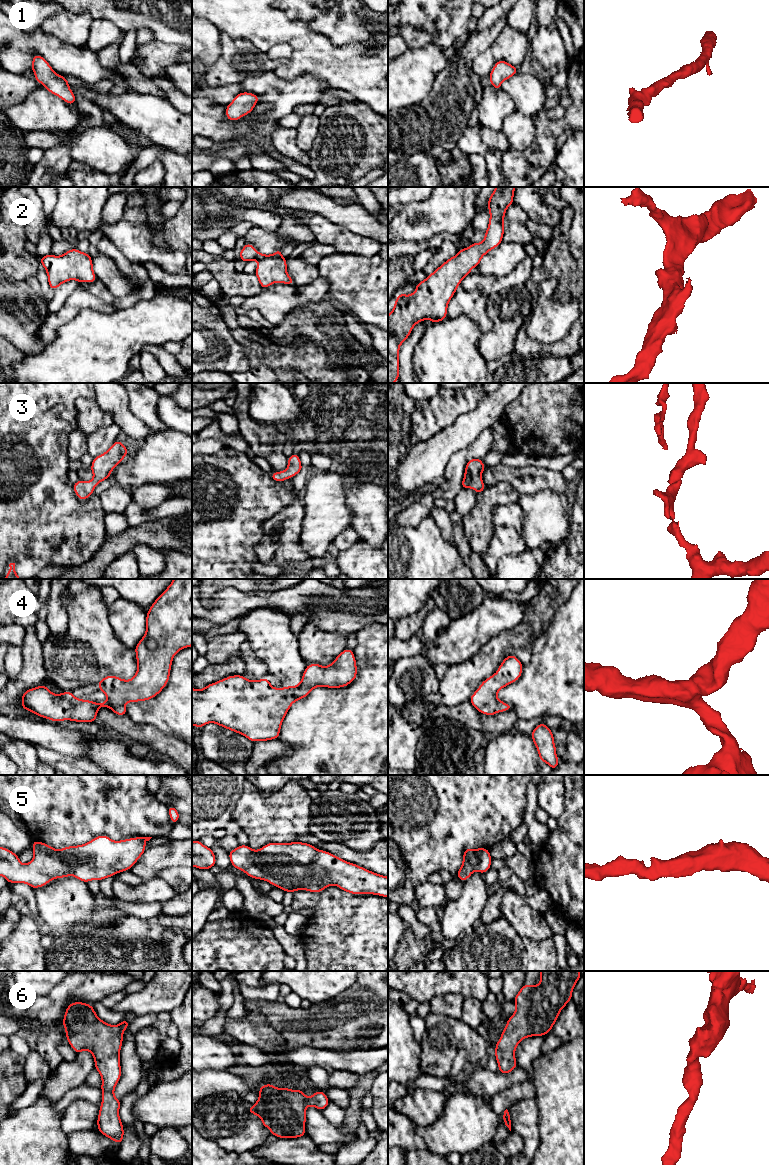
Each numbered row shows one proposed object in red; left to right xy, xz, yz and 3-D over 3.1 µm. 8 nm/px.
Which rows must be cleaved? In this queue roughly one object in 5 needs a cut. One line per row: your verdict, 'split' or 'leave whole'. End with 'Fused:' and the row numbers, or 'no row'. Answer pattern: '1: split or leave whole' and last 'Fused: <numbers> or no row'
1: leave whole
2: leave whole
3: leave whole
4: leave whole
5: leave whole
6: leave whole
Fused: no row

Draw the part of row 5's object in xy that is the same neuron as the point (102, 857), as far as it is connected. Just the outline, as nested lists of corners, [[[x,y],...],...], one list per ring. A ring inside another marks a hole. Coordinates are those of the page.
[[[99,835],[88,843],[67,846],[59,850],[34,840],[32,843],[34,857],[27,864],[20,862],[18,854],[5,847],[0,847],[0,876],[3,876],[8,883],[24,883],[33,889],[43,887],[51,880],[71,875],[85,883],[91,880],[100,882],[105,878],[112,878],[115,873],[130,870],[145,852],[145,842],[151,838],[135,837],[114,841],[106,835]]]

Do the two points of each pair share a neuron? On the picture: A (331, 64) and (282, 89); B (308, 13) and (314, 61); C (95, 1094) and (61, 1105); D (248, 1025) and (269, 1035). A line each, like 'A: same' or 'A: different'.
A: different
B: different
C: same
D: same

